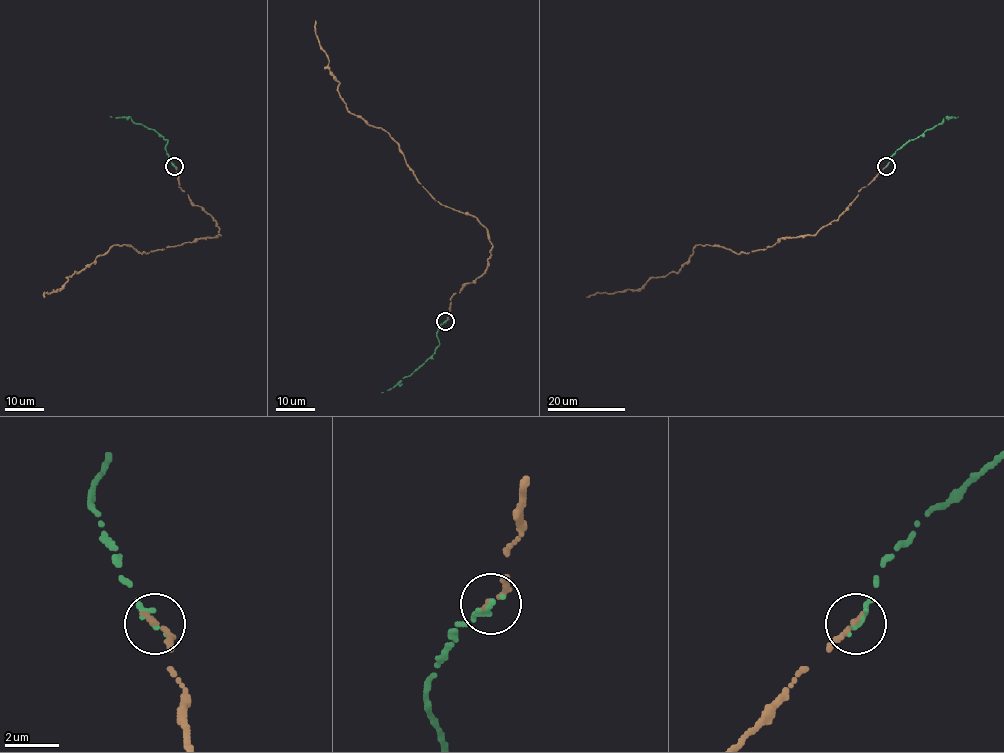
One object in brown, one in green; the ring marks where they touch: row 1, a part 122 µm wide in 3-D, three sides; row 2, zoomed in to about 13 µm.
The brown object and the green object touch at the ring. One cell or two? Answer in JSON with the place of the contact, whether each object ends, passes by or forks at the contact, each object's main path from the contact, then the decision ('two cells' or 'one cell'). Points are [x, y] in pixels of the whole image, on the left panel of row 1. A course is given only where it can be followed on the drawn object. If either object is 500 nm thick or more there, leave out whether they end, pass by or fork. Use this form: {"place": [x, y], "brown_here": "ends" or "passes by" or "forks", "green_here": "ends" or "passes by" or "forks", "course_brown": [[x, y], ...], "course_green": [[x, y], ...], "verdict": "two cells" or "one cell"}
{"place": [174, 166], "brown_here": "ends", "green_here": "ends", "course_brown": [[174, 166], [180, 187], [216, 221], [221, 235], [141, 253], [114, 245], [44, 297]], "course_green": [[174, 166], [164, 148], [167, 140], [152, 129], [134, 123], [129, 117], [110, 116]], "verdict": "one cell"}

